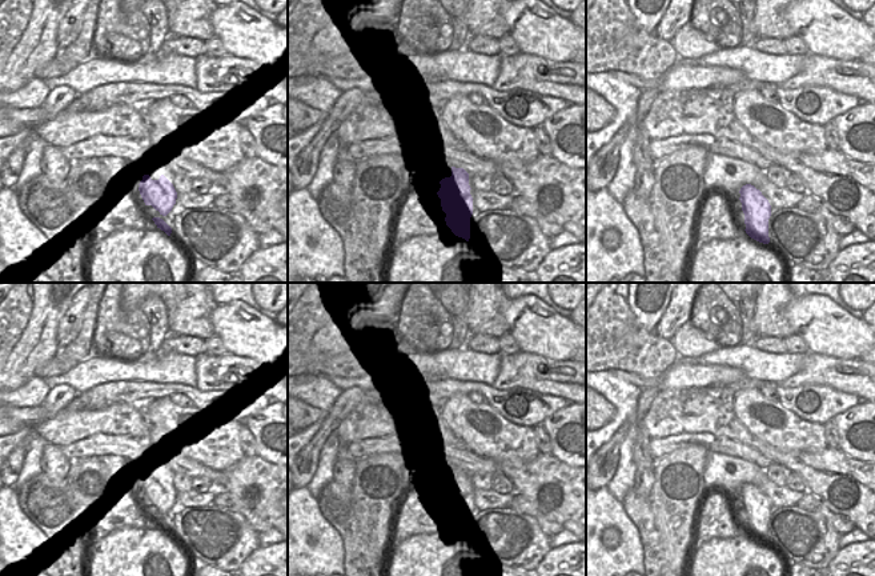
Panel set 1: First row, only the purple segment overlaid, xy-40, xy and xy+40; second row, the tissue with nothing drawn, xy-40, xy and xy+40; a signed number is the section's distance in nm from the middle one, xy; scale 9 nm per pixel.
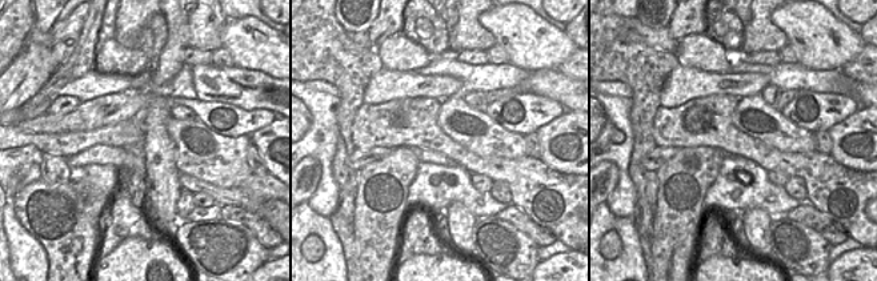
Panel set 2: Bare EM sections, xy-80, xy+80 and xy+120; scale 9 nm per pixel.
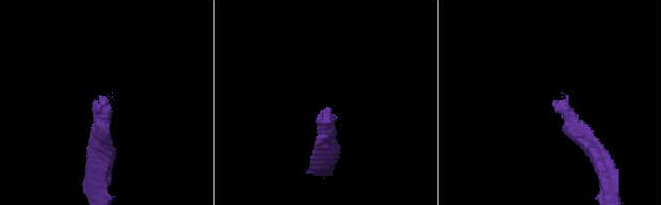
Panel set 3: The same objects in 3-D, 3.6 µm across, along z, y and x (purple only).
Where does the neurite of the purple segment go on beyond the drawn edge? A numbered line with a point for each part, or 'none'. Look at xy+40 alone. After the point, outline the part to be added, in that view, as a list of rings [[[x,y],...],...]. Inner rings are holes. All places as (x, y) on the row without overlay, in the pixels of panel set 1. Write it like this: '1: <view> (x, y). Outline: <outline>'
none

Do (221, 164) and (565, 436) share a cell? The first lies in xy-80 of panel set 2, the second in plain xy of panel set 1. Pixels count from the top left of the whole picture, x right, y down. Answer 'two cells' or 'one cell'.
two cells

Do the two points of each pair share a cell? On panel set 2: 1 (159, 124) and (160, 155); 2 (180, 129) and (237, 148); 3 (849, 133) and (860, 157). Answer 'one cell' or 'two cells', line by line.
1: one cell
2: one cell
3: one cell

